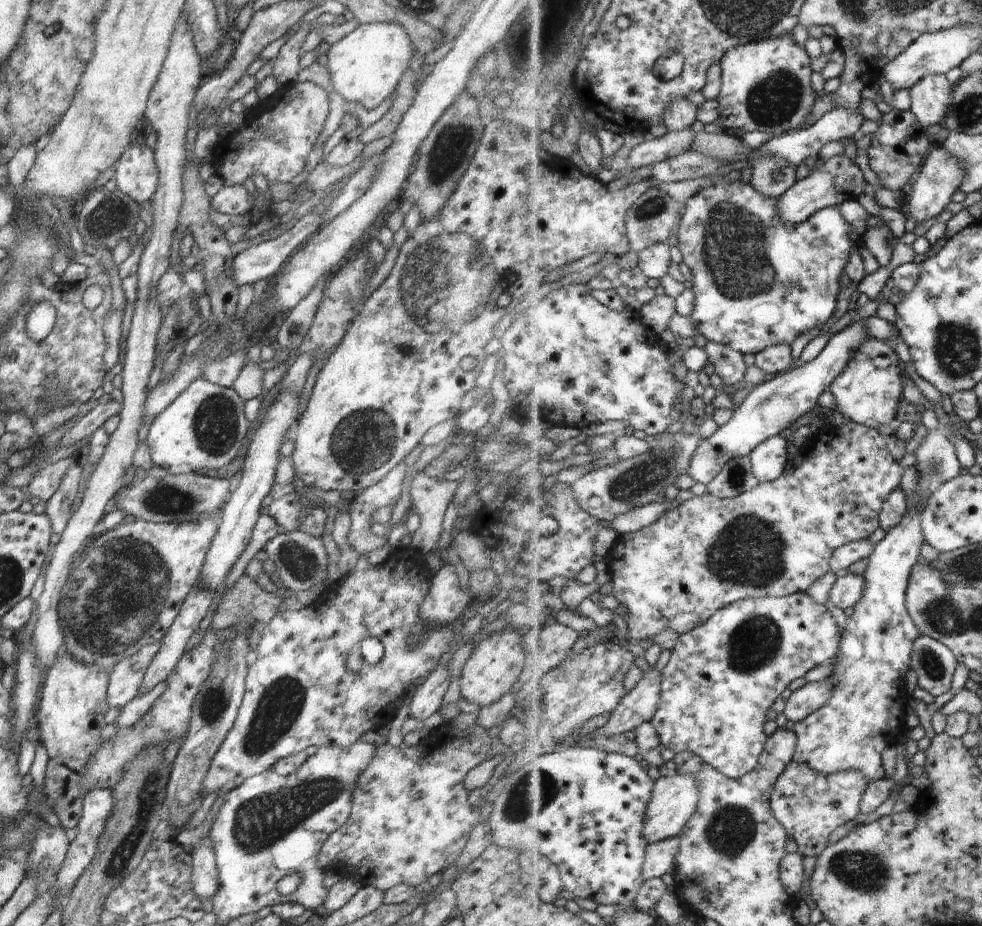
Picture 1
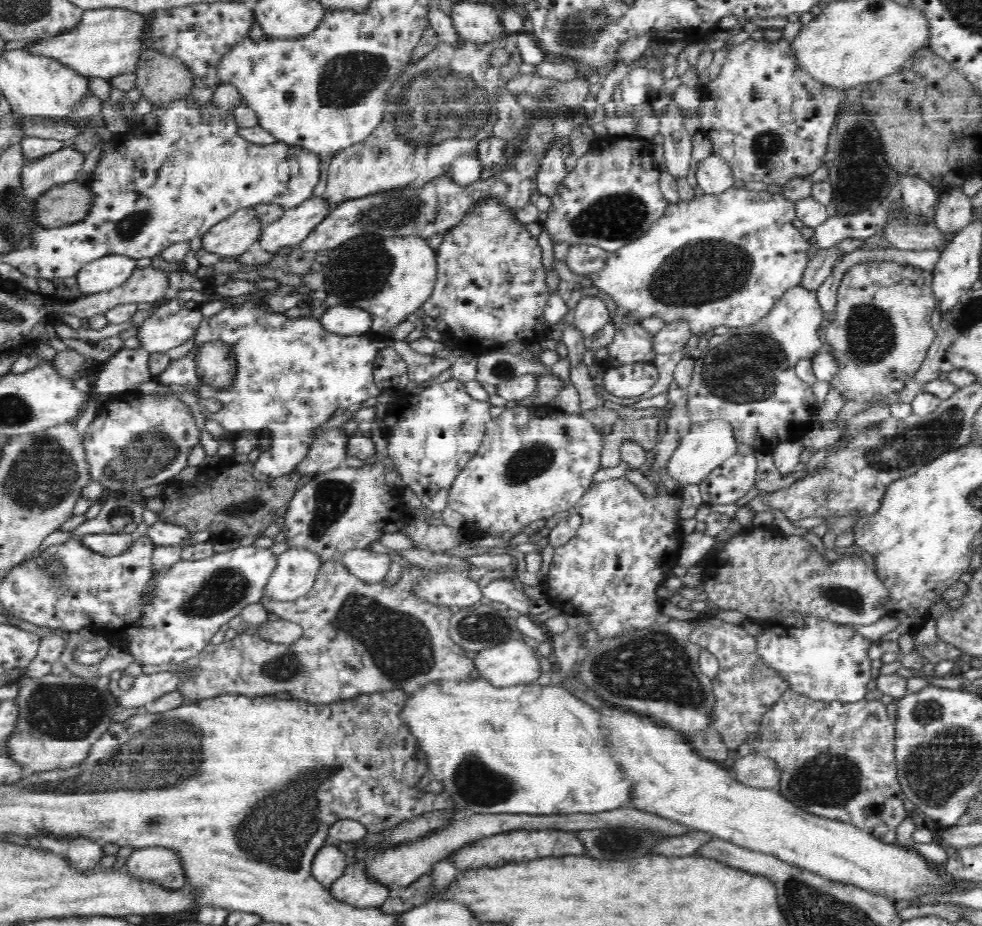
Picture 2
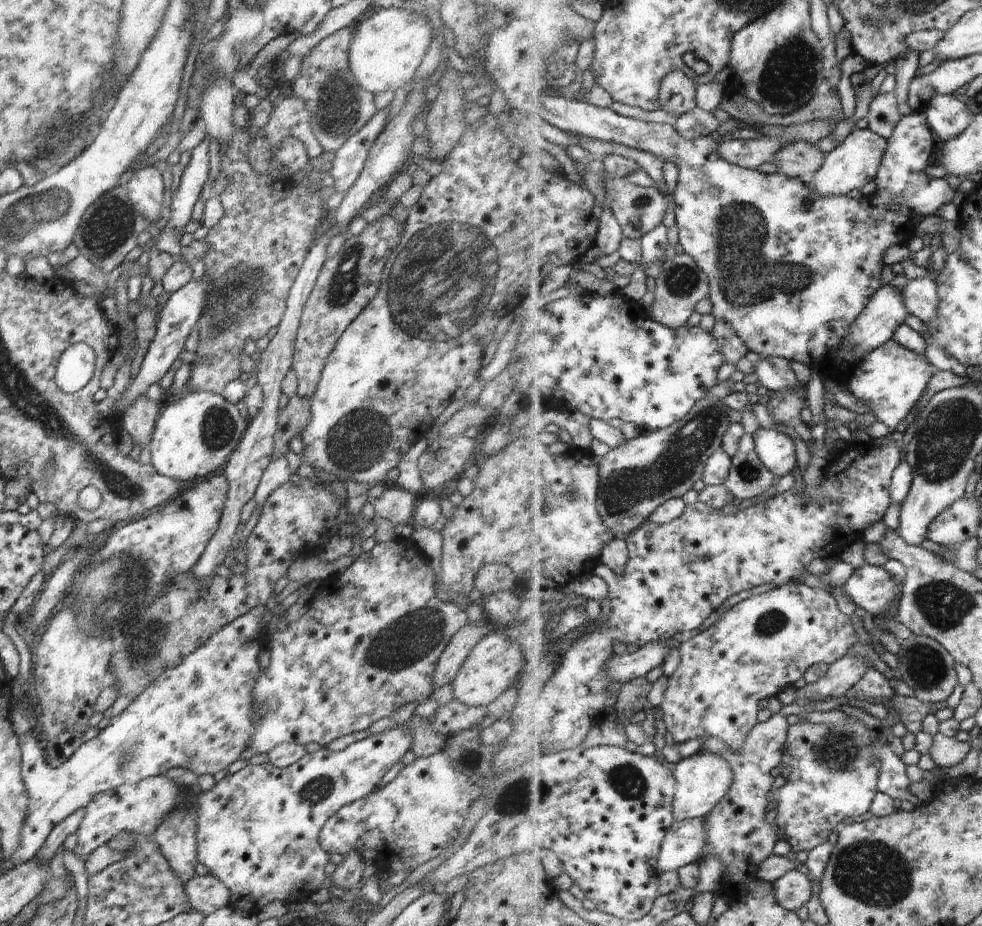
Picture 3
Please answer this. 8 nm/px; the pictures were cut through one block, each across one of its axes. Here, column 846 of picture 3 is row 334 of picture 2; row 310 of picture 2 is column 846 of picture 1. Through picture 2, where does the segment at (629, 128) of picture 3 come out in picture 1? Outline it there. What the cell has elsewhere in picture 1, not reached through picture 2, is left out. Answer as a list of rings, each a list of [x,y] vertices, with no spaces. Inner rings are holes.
[[[719,177],[708,187],[703,188],[696,193],[687,202],[686,212],[683,214],[679,229],[679,248],[684,256],[685,263],[692,270],[691,282],[693,283],[693,292],[696,296],[696,307],[692,314],[692,319],[697,322],[699,330],[708,338],[708,340],[718,341],[719,343],[731,346],[734,350],[744,354],[754,354],[757,356],[767,348],[776,345],[790,345],[796,342],[798,336],[823,326],[831,324],[838,310],[838,296],[842,290],[842,278],[846,274],[846,266],[850,262],[850,256],[854,252],[854,246],[859,248],[860,241],[852,240],[852,224],[844,218],[842,208],[838,206],[826,207],[819,210],[814,216],[811,216],[806,222],[800,224],[787,223],[779,213],[779,199],[769,197],[760,189],[757,189],[752,182],[746,183],[741,180],[730,181],[724,177]]]

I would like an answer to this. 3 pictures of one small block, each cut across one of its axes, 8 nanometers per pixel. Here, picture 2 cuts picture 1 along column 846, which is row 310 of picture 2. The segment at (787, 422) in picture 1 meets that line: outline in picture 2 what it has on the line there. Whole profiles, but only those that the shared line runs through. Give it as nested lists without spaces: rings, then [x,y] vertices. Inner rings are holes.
[[[338,304],[328,308],[320,319],[328,330],[354,336],[372,330],[375,315],[367,307]]]

